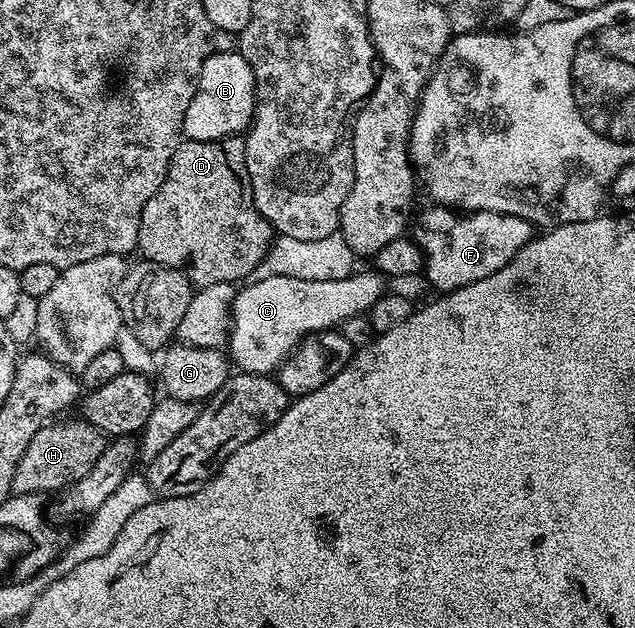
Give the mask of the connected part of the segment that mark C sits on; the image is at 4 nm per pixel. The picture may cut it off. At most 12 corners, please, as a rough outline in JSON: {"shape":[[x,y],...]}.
{"shape":[[377,269],[234,294],[228,357],[270,375],[312,333],[369,314]]}

